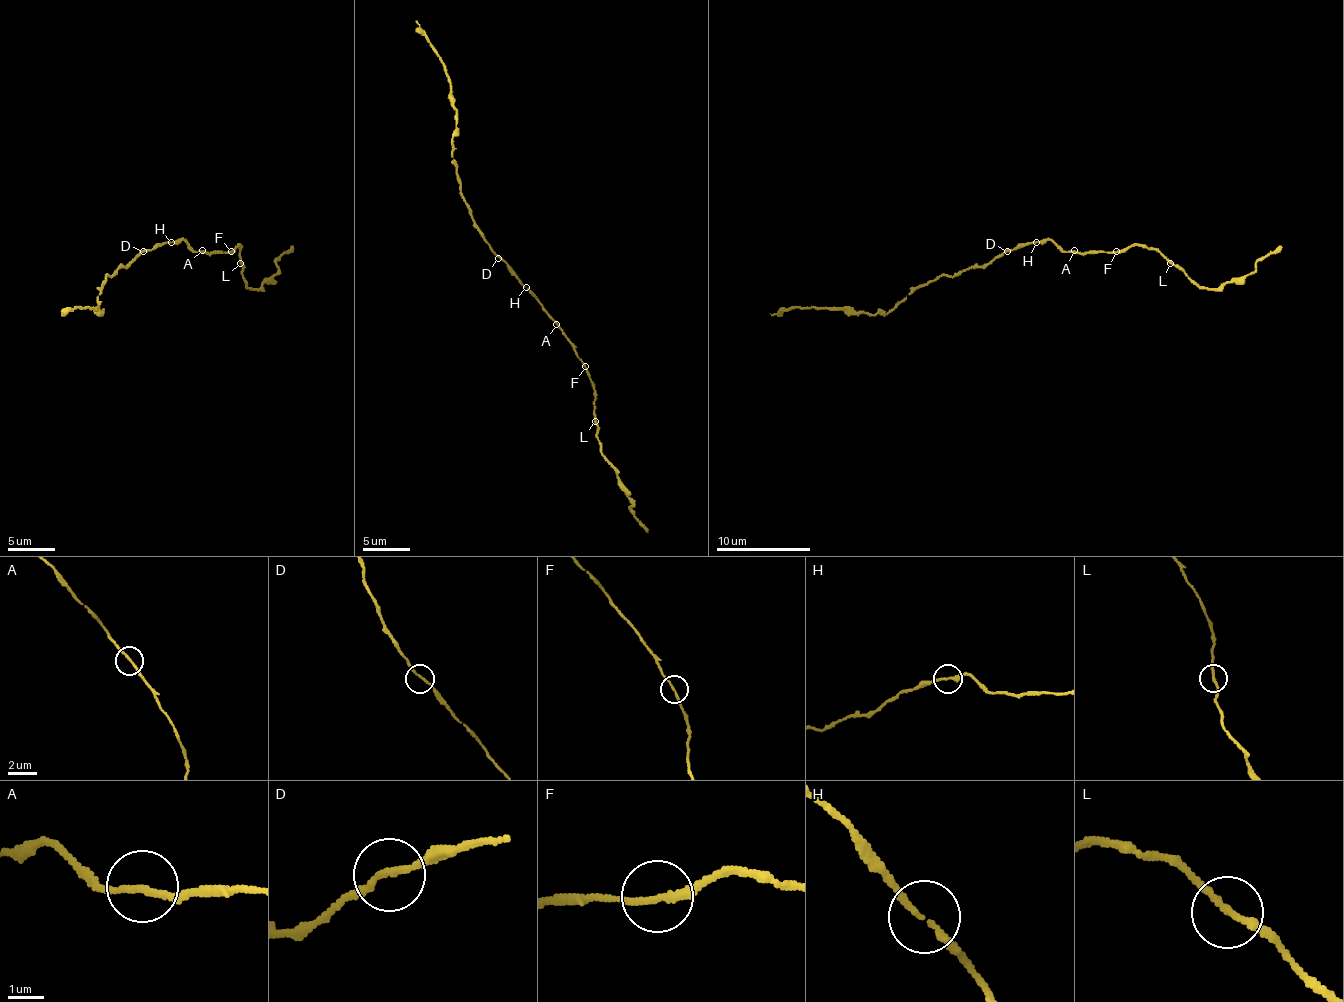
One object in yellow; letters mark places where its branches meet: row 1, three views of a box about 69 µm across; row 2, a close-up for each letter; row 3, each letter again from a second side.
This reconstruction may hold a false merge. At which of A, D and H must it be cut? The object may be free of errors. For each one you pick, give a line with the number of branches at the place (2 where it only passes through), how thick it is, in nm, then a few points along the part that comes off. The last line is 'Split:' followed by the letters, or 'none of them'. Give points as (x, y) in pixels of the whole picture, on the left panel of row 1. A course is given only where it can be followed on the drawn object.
A: 2 | 160 nm | (202, 251), (240, 249), (243, 277), (252, 289), (278, 270), (278, 258), (292, 246)
Split: A

